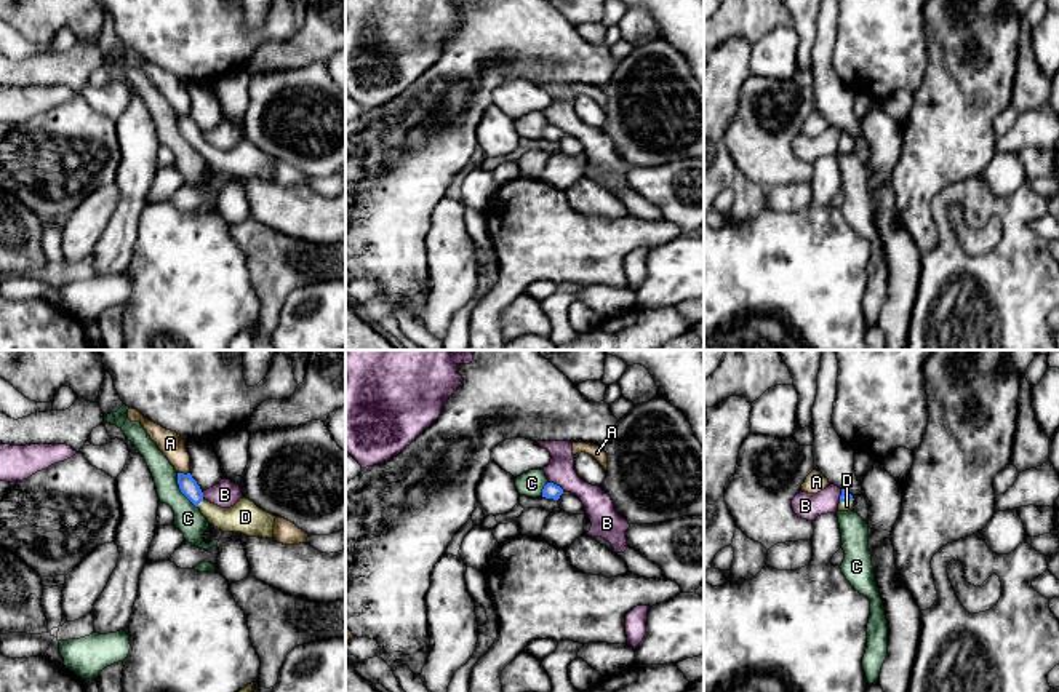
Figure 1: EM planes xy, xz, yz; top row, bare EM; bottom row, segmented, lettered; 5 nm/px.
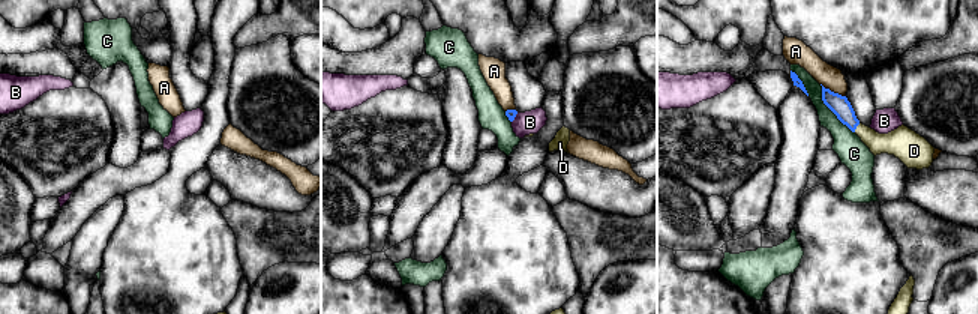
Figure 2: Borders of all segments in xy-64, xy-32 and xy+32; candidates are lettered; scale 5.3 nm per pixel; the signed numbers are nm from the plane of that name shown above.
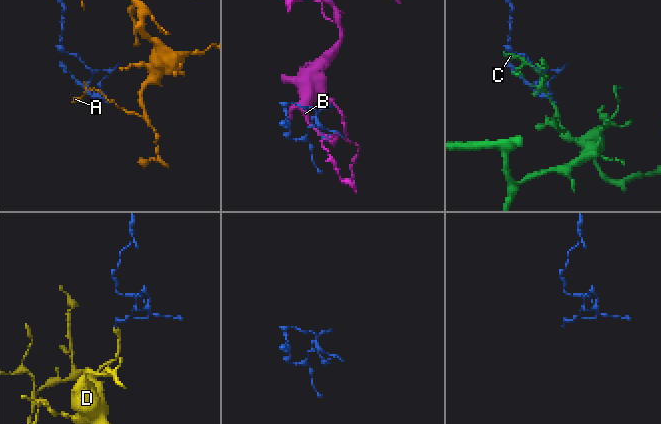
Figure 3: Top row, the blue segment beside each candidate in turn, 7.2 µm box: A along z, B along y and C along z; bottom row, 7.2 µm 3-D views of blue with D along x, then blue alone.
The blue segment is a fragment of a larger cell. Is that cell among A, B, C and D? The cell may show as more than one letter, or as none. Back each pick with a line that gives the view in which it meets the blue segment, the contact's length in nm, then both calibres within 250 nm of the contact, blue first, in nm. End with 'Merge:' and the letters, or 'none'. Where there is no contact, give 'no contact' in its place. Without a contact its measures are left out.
D: contact in xy; length 50 nm; calibres 90 and 170 nm
Merge: D

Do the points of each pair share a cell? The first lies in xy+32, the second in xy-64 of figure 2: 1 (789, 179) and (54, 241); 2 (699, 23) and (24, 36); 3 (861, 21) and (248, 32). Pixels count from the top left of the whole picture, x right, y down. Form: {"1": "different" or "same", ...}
{"1": "different", "2": "different", "3": "different"}

